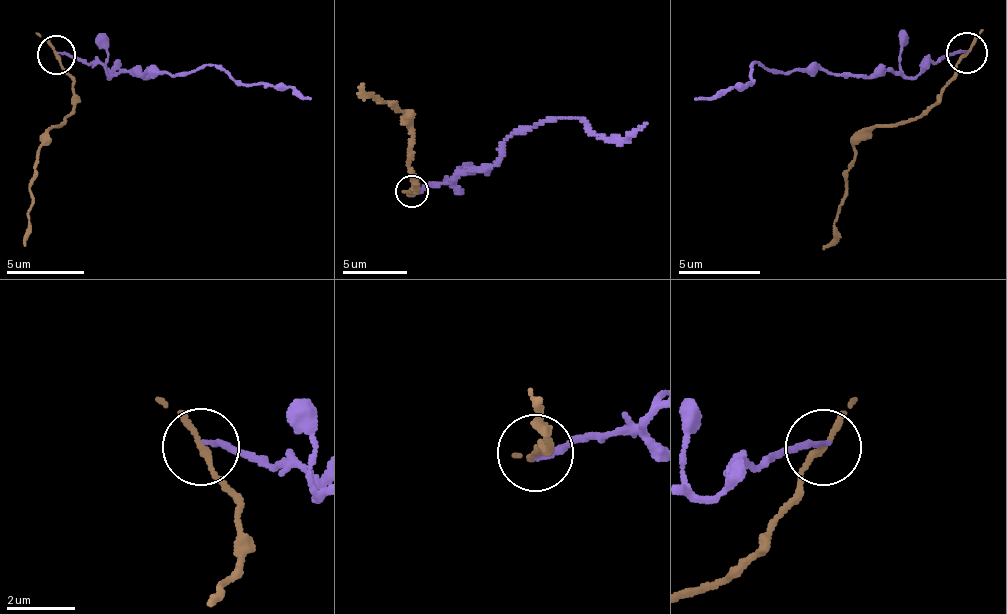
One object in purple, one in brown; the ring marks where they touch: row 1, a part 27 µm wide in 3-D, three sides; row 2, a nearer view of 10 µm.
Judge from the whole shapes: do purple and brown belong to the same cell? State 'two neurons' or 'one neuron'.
two neurons

